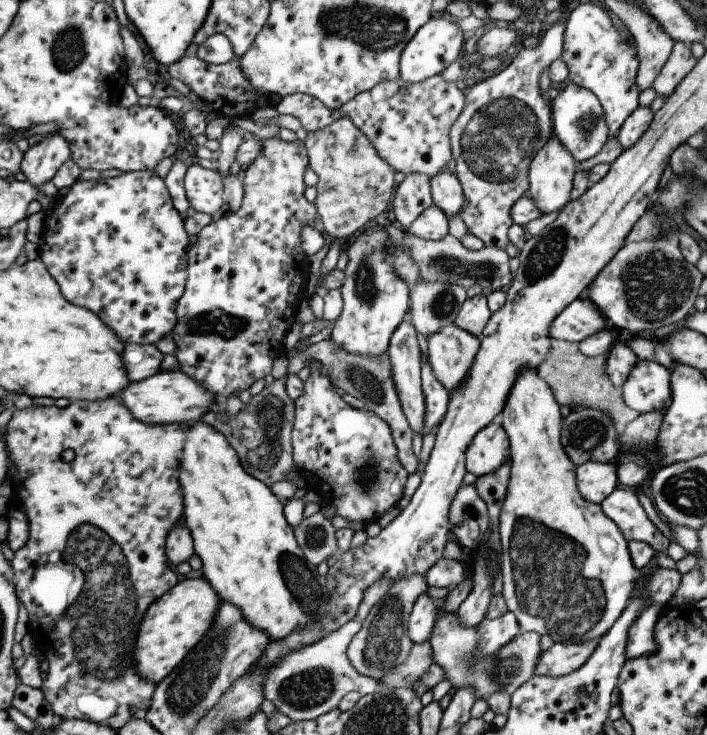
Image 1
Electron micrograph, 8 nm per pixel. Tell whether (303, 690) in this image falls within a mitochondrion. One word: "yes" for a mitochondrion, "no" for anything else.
yes

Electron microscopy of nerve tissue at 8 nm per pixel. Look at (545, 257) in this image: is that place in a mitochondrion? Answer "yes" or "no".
yes

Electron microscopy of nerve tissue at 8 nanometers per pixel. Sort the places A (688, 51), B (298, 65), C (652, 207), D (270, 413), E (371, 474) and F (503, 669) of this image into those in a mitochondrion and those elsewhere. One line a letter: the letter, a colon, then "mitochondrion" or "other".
A: other
B: other
C: other
D: mitochondrion
E: mitochondrion
F: mitochondrion

